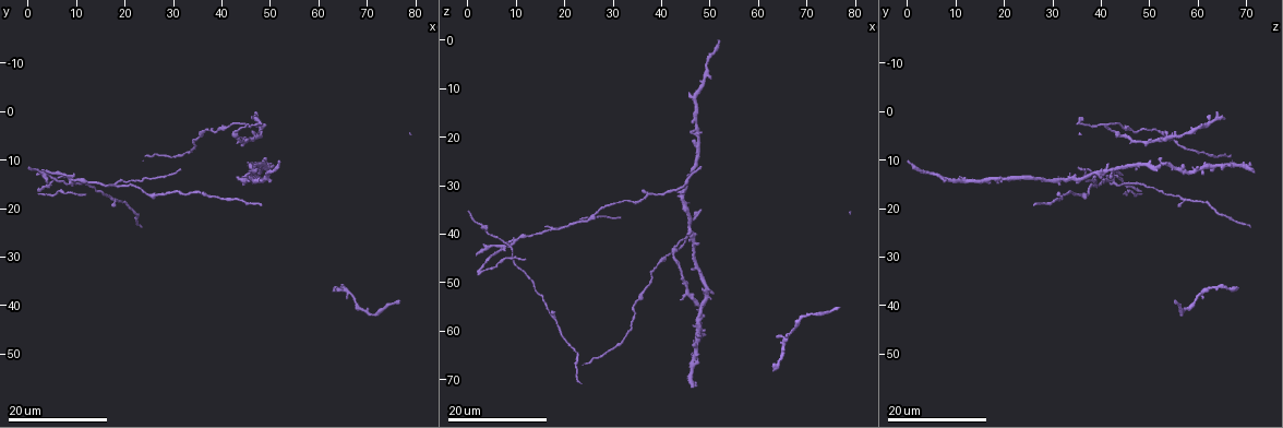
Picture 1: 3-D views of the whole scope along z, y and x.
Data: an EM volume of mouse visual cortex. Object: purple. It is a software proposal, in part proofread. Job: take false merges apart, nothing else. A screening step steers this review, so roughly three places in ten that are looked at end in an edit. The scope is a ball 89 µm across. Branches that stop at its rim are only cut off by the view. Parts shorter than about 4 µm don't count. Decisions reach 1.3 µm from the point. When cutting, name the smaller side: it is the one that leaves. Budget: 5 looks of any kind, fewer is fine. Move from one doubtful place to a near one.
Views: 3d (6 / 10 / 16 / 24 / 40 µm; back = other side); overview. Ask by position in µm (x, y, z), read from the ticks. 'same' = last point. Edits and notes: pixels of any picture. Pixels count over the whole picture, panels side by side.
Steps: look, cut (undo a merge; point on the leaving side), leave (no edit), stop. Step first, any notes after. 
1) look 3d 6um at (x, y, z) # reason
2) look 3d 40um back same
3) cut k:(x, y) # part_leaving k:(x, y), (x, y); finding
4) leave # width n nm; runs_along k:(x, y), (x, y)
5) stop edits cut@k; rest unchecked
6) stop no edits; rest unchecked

look 3d 16um at (49.0, 10.5, 52.5) # four arms meet

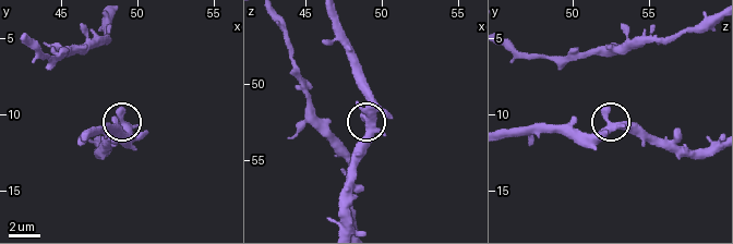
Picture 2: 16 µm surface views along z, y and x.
look 3d 6um at (49.0, 10.8, 52.6)

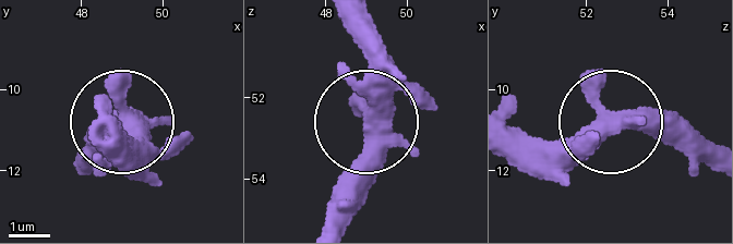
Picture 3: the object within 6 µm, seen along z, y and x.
leave # side_arm 58 um; continuous, no second cell

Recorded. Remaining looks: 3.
look 3d 24um at (46.5, 5.5, 53.0) # three-way junction

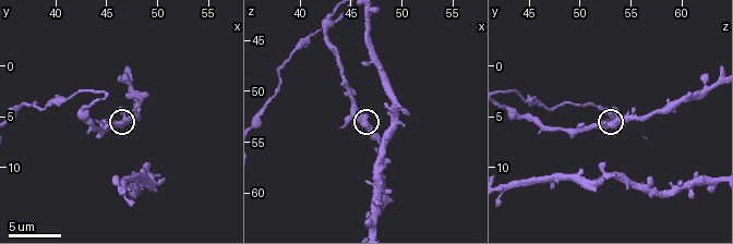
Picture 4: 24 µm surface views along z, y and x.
look 3d 6um at (46.4, 5.8, 53.4)

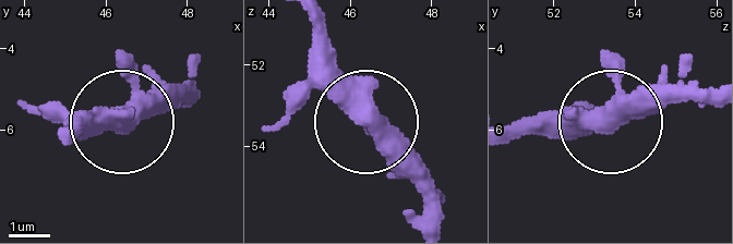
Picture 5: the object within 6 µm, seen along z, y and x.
leave # arms 3; one cell here

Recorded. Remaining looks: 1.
stop no edits; rest unchecked

